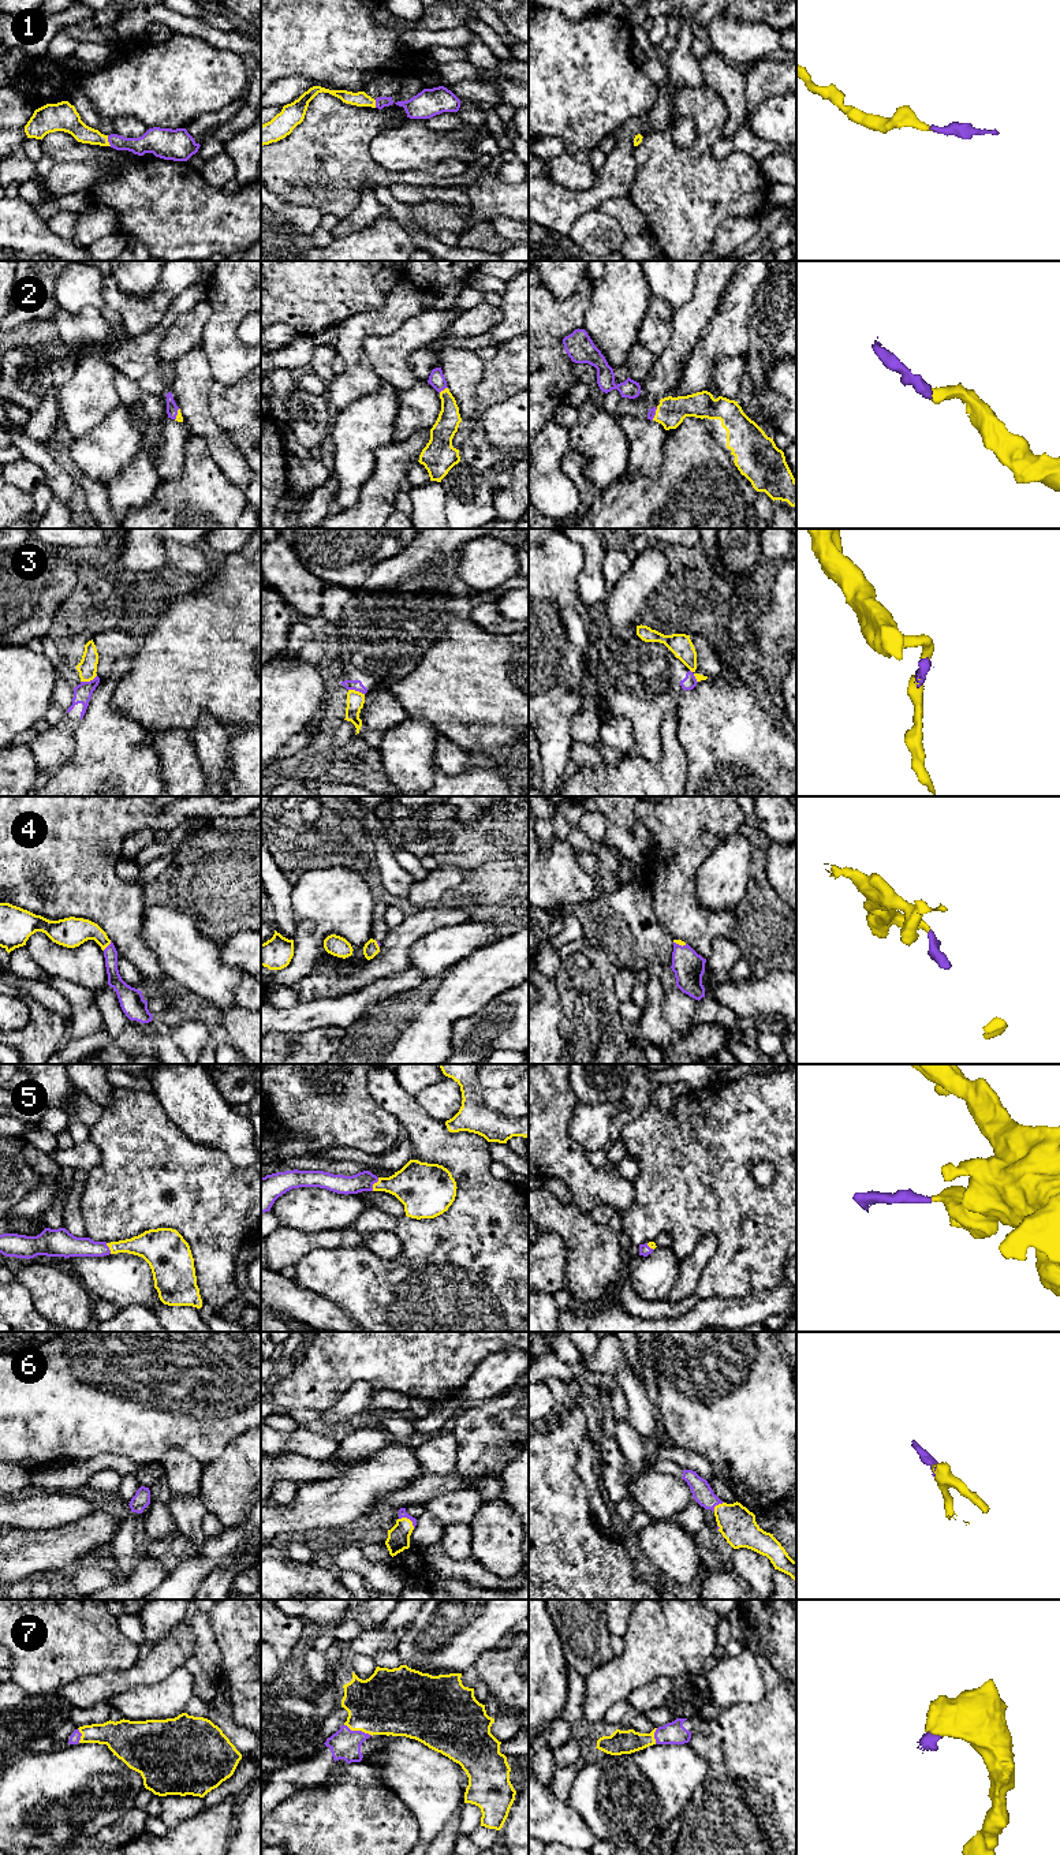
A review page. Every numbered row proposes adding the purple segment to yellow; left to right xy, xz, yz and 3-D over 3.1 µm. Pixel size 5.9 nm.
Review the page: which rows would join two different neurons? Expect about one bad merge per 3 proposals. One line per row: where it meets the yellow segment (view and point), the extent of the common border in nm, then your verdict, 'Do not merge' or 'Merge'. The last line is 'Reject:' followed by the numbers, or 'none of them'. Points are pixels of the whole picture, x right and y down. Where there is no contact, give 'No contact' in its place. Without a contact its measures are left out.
1: Touches yellow at xy (107, 141). Shared border 70 nm. Merge
2: Touches yellow at xz (444, 389). Shared border 70 nm. Merge
3: Touches yellow at xy (88, 680). Shared border 100 nm. Do not merge
4: Touches yellow at xy (107, 945). Shared border 80 nm. Merge
5: Touches yellow at xz (373, 1184). Shared border 90 nm. Merge
6: Touches yellow at xz (409, 1519). Shared border 110 nm. Merge
7: Touches yellow at xz (358, 1730). Shared border 180 nm. Merge
Reject: 3

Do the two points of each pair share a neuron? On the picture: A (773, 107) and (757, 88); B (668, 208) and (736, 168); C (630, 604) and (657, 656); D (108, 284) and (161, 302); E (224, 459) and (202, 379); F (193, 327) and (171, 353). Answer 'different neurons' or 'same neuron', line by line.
A: different neurons
B: same neuron
C: different neurons
D: same neuron
E: same neuron
F: same neuron

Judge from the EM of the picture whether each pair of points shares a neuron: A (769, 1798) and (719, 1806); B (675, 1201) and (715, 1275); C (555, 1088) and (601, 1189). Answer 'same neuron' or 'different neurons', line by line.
A: same neuron
B: same neuron
C: same neuron

